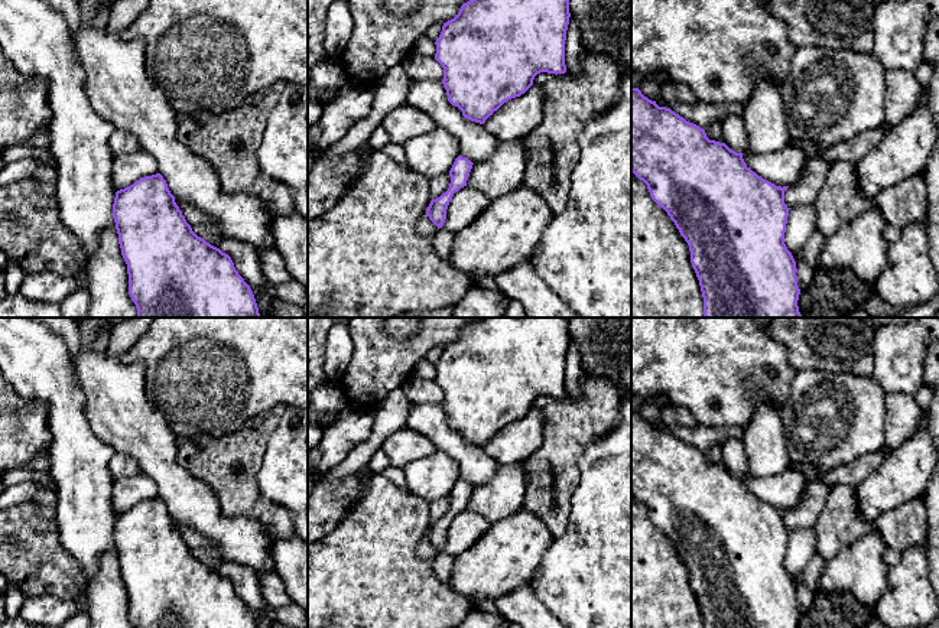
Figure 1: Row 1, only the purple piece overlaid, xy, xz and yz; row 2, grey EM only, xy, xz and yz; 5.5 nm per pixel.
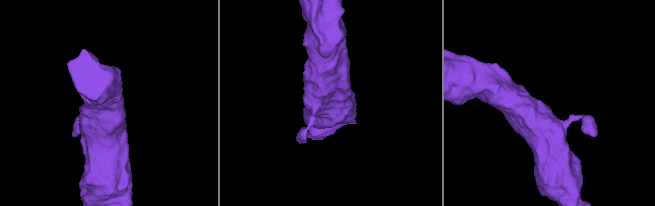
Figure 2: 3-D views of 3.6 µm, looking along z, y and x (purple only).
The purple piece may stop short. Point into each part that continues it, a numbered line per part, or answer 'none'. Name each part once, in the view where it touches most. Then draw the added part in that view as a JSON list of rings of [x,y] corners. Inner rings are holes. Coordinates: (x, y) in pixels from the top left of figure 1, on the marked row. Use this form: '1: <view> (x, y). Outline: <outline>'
none

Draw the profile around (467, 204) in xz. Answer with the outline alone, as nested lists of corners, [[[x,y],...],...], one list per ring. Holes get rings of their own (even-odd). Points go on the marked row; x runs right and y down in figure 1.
[[[468,186],[454,193],[446,209],[446,219],[442,225],[449,232],[459,232],[475,221],[475,218],[490,205],[491,199]]]

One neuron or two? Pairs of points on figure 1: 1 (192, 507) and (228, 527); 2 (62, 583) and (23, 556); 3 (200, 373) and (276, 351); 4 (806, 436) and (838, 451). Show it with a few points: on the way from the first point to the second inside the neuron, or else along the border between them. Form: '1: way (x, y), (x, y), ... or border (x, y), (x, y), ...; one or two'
1: way (201, 513), (214, 526), (220, 527); one
2: way (52, 573), (33, 559); one
3: way (218, 354), (221, 351), (257, 351); one
4: way (814, 436), (831, 451); one

